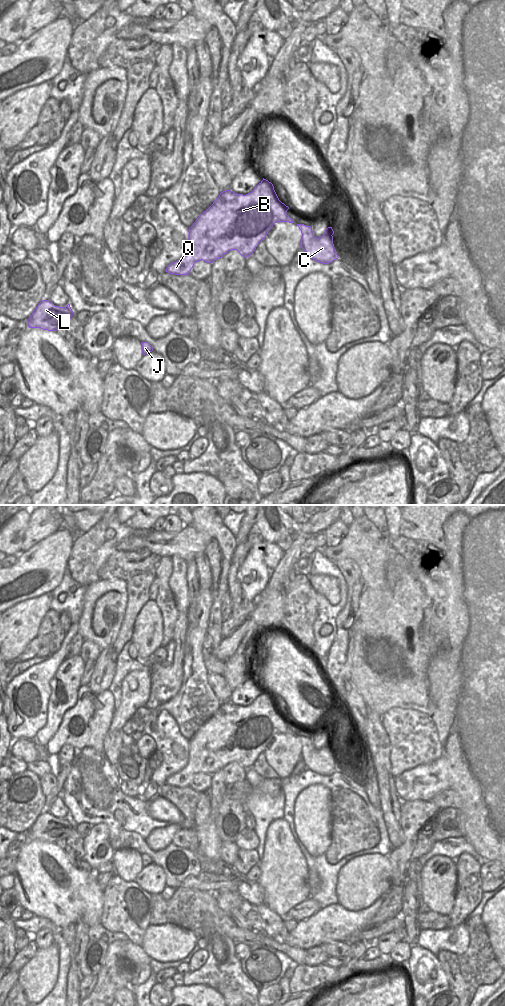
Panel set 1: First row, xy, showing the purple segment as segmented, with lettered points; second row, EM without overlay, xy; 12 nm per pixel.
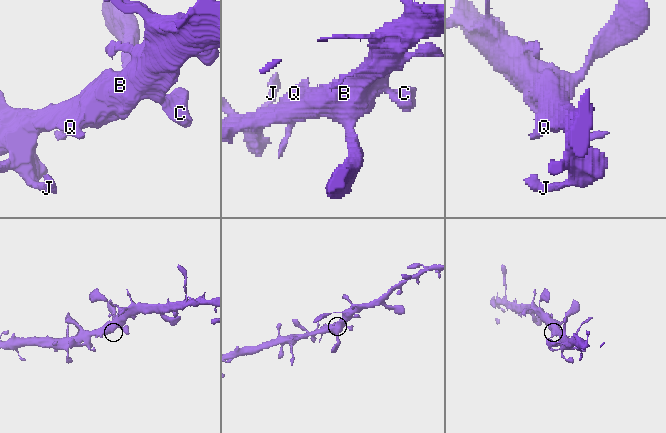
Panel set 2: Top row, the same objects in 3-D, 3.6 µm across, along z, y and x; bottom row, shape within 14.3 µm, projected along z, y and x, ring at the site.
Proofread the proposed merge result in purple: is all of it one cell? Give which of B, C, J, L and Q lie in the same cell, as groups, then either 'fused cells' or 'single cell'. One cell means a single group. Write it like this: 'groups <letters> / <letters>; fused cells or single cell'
groups B C J L Q; single cell

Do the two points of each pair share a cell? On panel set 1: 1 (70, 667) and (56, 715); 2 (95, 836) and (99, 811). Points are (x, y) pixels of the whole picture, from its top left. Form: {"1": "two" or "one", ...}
{"1": "one", "2": "two"}

